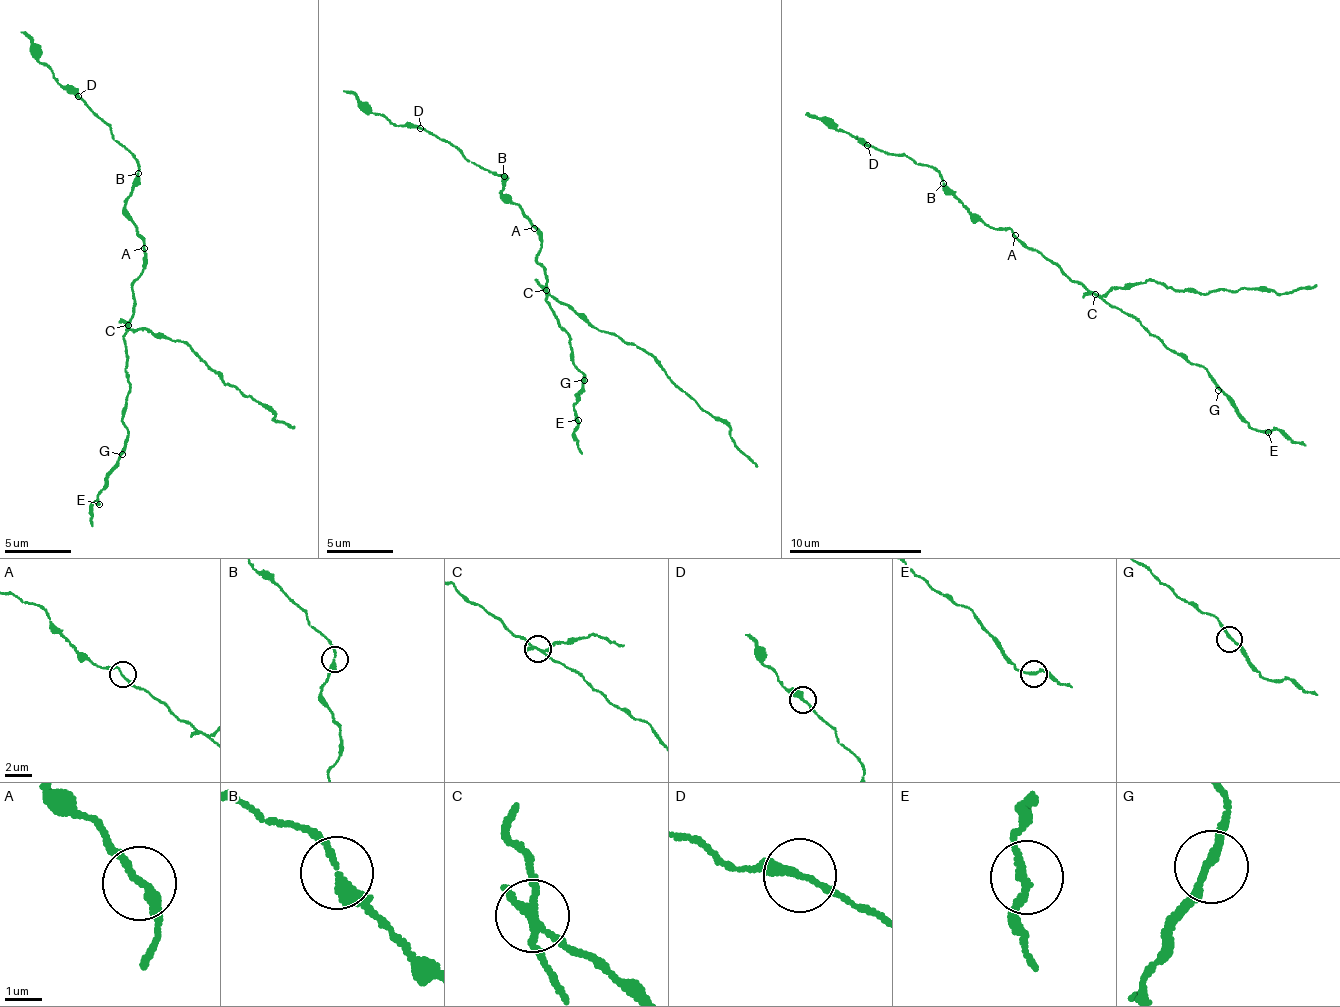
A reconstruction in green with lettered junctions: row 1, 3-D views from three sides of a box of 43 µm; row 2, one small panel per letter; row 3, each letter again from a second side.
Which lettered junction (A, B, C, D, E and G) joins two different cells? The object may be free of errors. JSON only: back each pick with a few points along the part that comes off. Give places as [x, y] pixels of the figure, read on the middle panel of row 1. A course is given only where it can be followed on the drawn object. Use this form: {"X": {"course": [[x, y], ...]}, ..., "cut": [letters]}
{"C": {"course": [[545, 289], [594, 327], [636, 344], [665, 373], [729, 427], [729, 437], [758, 468]]}, "cut": ["C"]}

